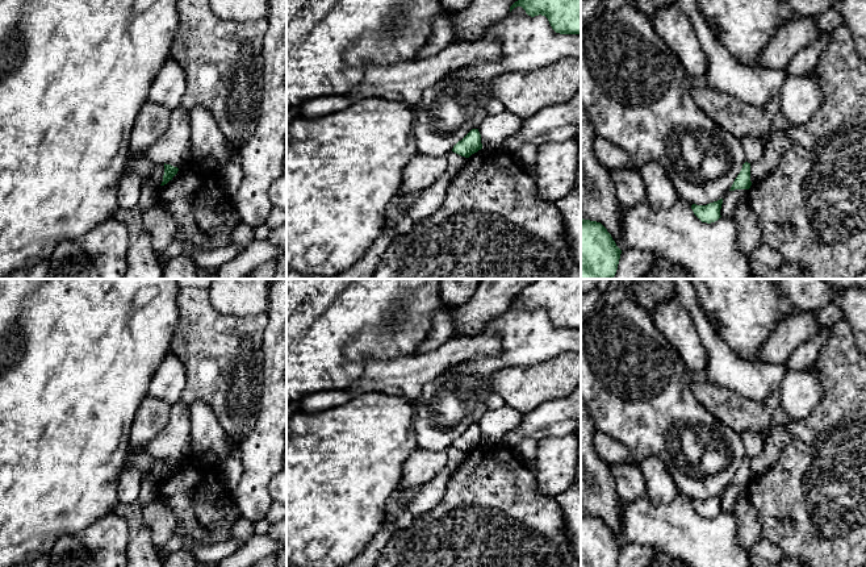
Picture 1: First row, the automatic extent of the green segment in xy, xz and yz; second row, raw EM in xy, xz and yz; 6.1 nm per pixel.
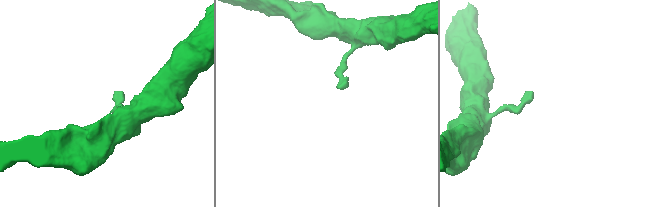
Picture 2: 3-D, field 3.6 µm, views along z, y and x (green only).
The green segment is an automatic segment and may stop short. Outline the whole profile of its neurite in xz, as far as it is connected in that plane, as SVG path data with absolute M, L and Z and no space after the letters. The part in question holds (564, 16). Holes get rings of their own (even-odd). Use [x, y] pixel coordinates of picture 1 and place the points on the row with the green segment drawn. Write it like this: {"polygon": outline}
{"polygon": "M518 0L510 7L510 12L522 7L531 17L545 16L556 33L581 34L581 0Z"}

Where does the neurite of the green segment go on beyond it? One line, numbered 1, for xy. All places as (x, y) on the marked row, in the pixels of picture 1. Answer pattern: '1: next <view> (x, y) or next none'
1: next none

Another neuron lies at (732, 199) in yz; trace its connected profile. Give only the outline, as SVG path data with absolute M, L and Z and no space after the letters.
M748 189L729 191L723 199L720 216L724 218L732 218L740 204L748 204Z

